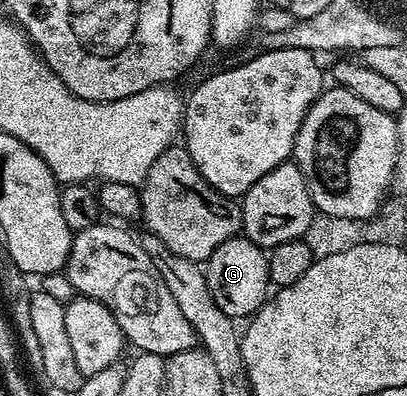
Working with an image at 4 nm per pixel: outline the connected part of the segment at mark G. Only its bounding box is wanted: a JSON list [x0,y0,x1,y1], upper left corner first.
[206,234,270,318]

